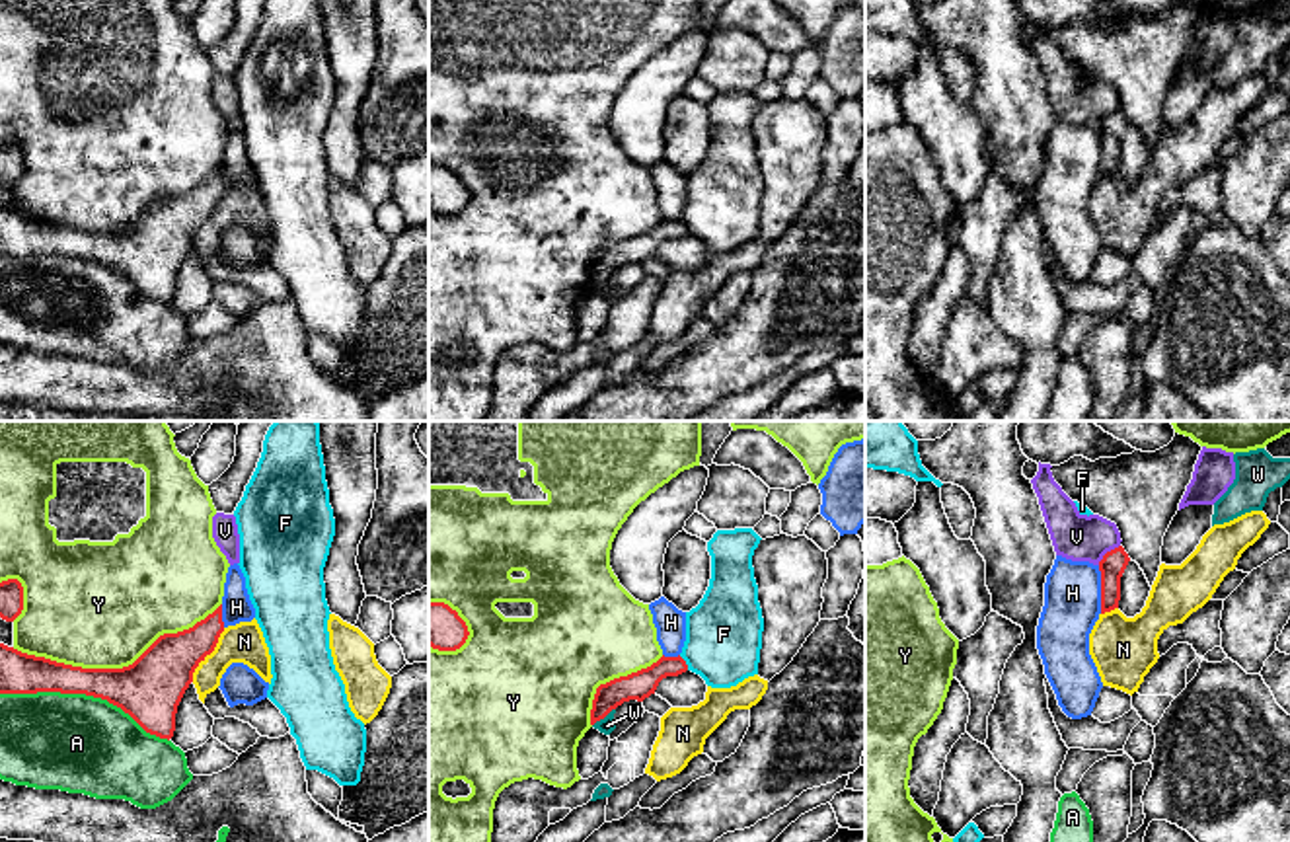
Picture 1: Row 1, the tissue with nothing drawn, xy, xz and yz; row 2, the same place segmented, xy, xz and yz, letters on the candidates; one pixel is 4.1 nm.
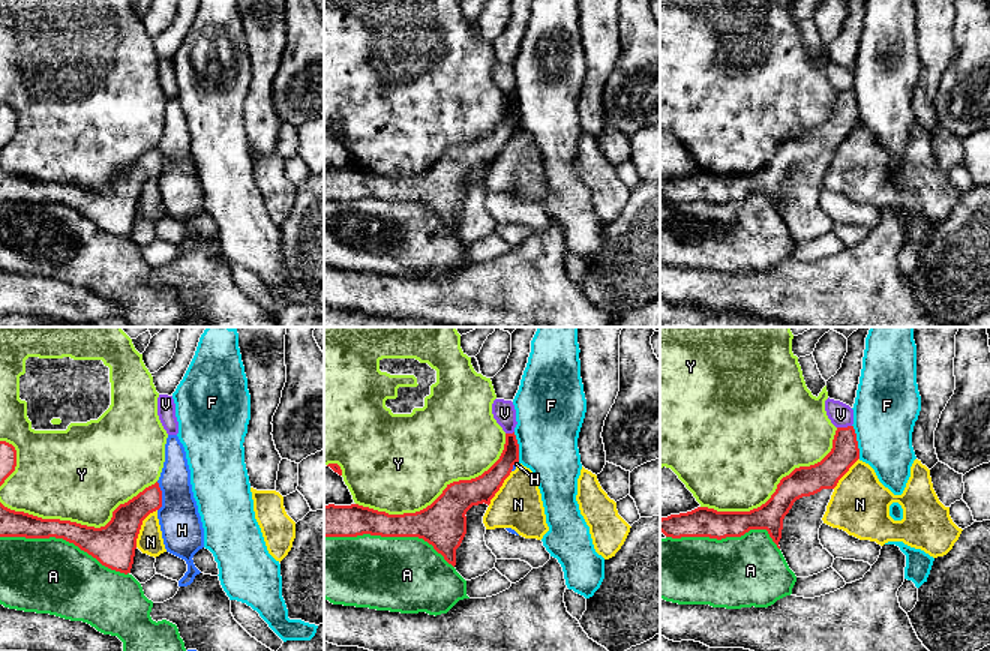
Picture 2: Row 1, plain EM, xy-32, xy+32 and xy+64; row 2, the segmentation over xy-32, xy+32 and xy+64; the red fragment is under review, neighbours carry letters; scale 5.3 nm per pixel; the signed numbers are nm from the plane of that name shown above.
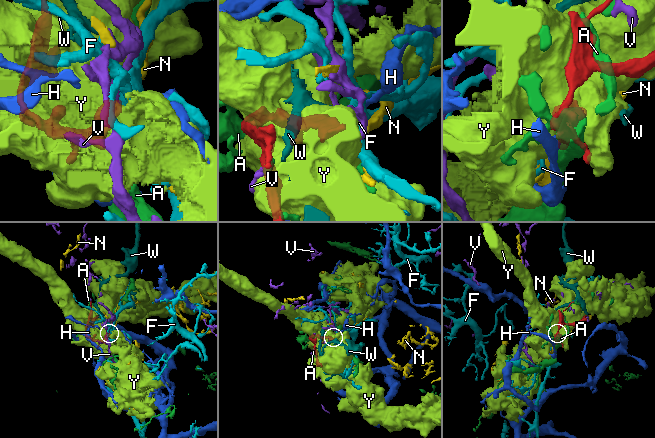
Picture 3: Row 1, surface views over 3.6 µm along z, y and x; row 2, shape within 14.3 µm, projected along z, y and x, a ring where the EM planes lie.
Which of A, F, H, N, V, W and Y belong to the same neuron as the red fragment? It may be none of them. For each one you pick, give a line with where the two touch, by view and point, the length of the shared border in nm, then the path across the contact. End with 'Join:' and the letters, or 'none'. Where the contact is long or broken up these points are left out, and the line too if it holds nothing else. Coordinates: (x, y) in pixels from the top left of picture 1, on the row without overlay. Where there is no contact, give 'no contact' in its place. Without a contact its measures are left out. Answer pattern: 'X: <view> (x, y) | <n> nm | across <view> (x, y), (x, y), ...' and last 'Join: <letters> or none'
Join: none

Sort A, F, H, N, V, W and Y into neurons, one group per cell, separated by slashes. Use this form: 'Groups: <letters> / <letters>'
Groups: A / F / H / N / V / W / Y

